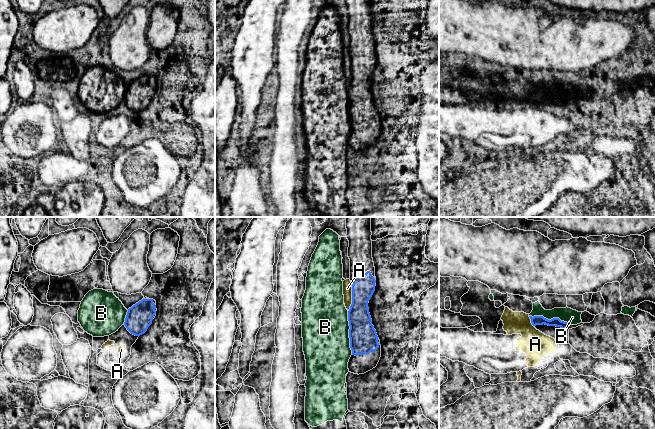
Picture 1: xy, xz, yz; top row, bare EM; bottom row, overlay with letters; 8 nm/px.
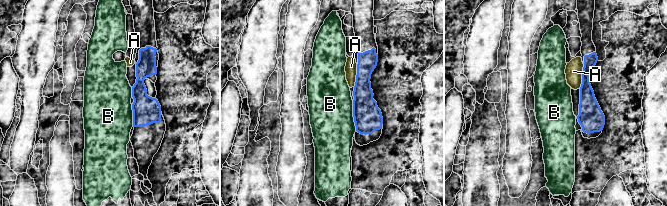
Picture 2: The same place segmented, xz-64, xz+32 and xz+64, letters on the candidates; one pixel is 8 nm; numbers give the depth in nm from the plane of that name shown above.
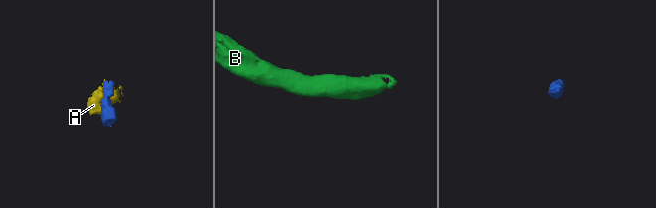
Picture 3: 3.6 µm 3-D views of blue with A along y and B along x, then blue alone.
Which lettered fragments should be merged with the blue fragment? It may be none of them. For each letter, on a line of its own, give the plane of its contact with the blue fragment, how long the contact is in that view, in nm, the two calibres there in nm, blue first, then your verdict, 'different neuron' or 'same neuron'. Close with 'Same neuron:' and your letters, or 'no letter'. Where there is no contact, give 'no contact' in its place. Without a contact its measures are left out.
A: contact in xz; length 220 nm; calibres 190 and 80 nm; different neuron
B: contact in xz; length 360 nm; calibres 220 and 380 nm; different neuron
Same neuron: no letter

